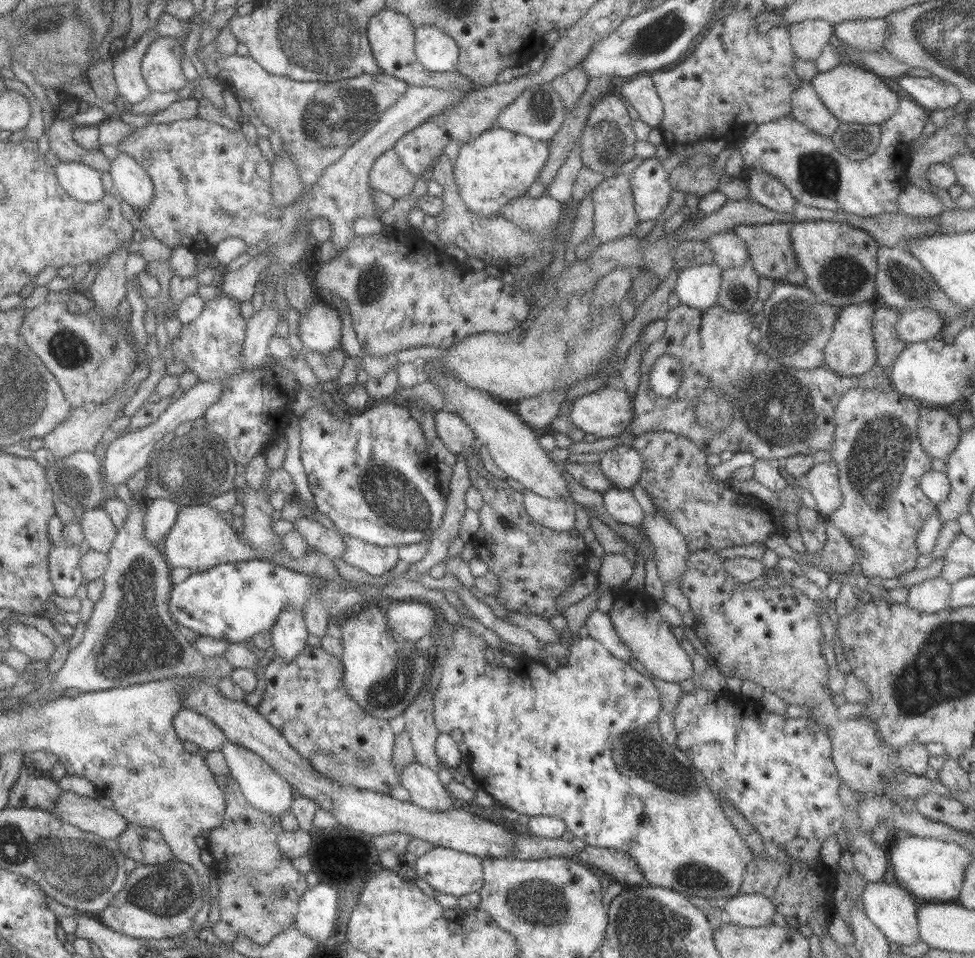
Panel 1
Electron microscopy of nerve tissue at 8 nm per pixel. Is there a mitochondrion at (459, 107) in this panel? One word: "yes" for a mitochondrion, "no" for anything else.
no

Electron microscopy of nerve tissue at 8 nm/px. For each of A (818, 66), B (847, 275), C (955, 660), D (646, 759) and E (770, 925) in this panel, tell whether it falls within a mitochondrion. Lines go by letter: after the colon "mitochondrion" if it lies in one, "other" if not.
A: other
B: mitochondrion
C: mitochondrion
D: mitochondrion
E: other

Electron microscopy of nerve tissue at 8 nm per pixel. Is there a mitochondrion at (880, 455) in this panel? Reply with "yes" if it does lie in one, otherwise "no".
yes

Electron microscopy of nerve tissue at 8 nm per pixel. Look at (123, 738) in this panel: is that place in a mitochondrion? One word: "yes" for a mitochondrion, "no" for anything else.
yes

